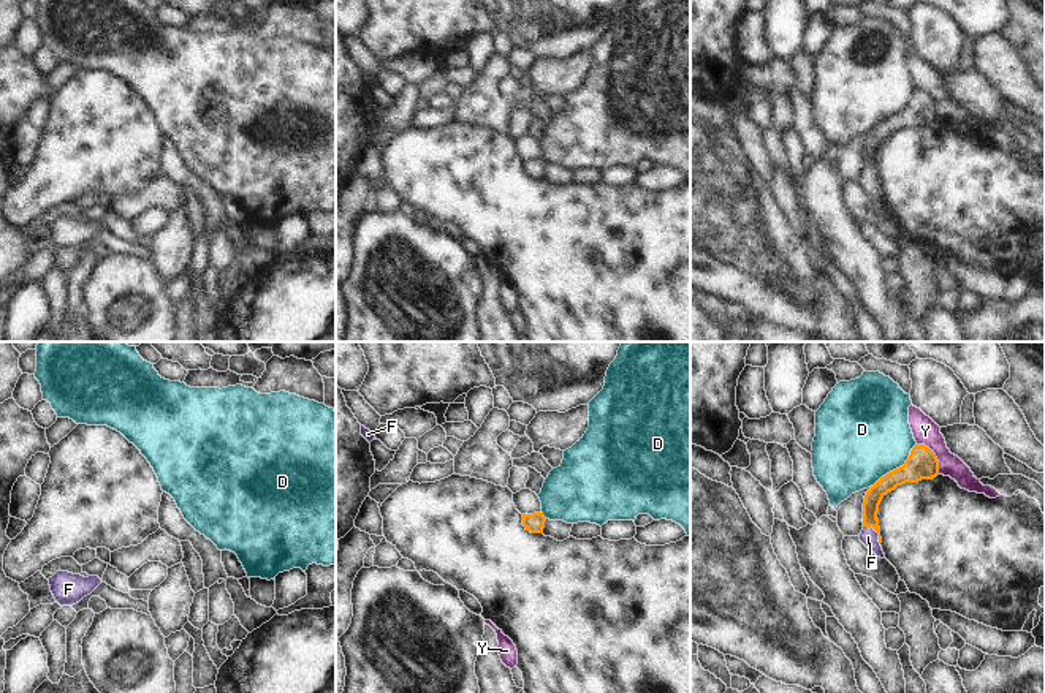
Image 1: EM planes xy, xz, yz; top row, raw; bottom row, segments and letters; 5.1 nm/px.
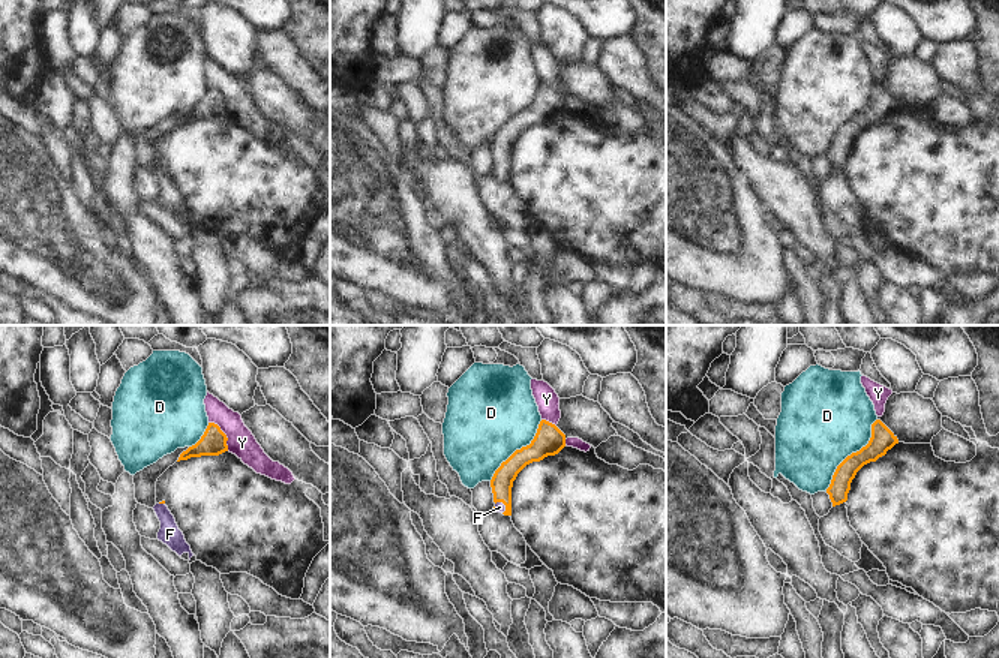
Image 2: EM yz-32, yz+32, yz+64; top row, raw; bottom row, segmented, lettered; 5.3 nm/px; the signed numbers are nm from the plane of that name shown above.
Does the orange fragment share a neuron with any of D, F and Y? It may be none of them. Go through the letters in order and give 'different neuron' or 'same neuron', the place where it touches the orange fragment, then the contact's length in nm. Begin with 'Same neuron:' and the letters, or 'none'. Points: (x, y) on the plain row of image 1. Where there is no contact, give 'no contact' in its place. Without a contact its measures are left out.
Same neuron: F
D: different neuron; contact yz (900, 113); length 320 nm
F: same neuron; contact yz (876, 176); length 130 nm
Y: different neuron; contact yz (934, 102); length 200 nm

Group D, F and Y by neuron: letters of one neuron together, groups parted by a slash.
D / F / Y

